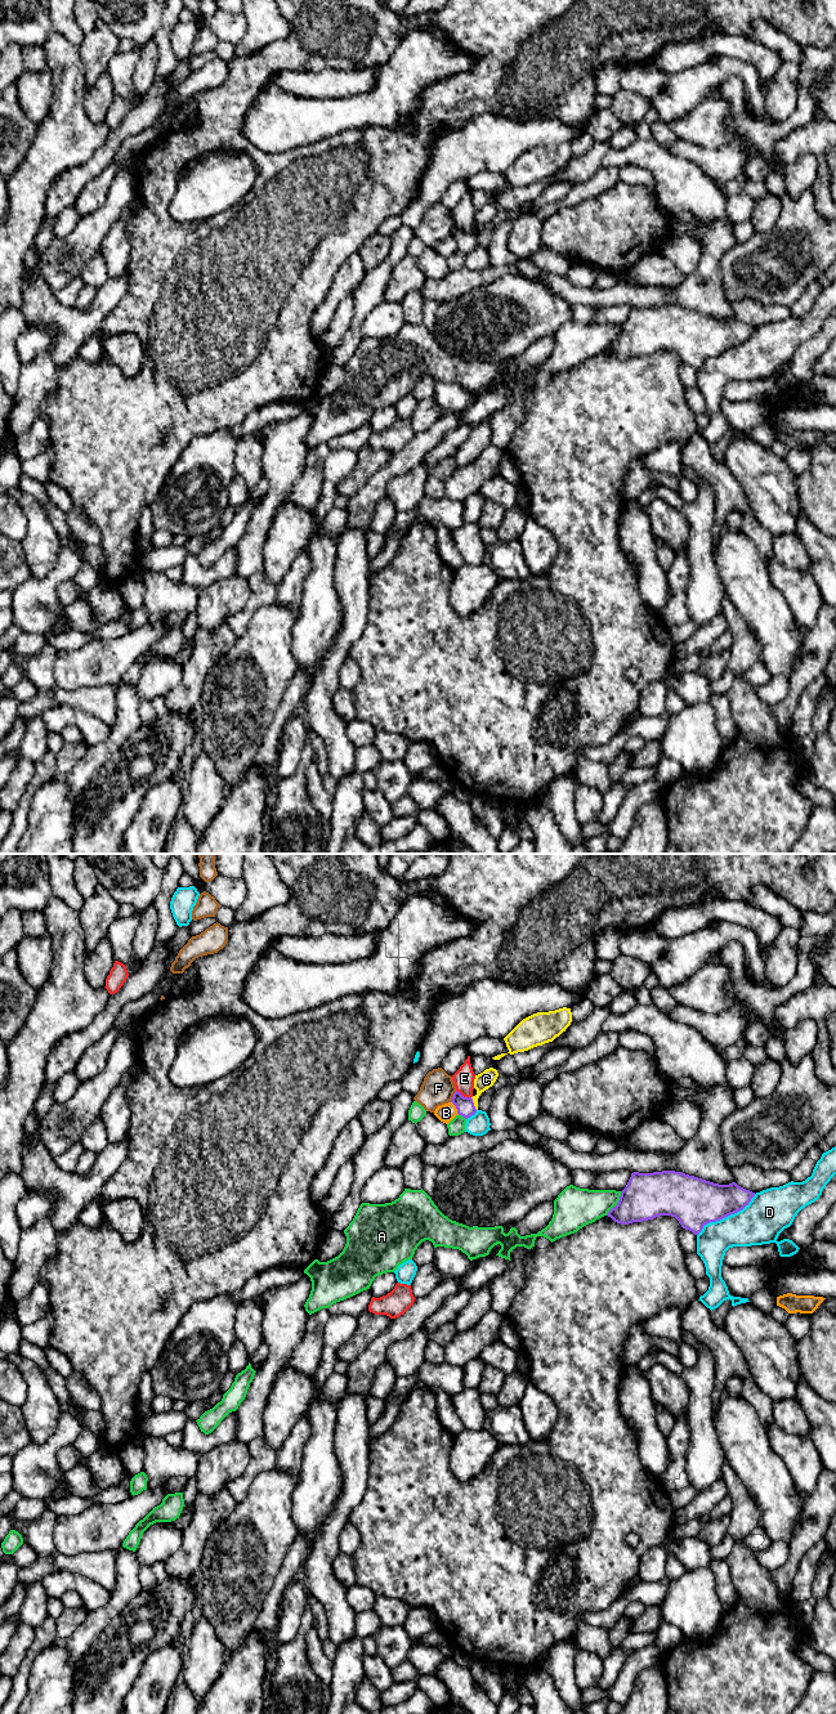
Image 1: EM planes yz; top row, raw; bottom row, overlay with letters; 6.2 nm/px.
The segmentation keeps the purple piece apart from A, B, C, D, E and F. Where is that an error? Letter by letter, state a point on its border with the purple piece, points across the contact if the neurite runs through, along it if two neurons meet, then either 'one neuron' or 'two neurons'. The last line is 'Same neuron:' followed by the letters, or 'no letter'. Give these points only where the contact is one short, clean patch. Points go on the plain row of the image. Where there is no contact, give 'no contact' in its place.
A: meets purple in yz at (617, 338); two neurons
B: meets purple in yz at (456, 242); two neurons
C: meets purple in yz at (473, 238); runs through yz (465, 241), (473, 238), (481, 219), (486, 214); one neuron
D: meets purple in yz at (725, 350); two neurons
E: meets purple in yz at (463, 231); two neurons
F: meets purple in yz at (454, 231); two neurons
Same neuron: C

